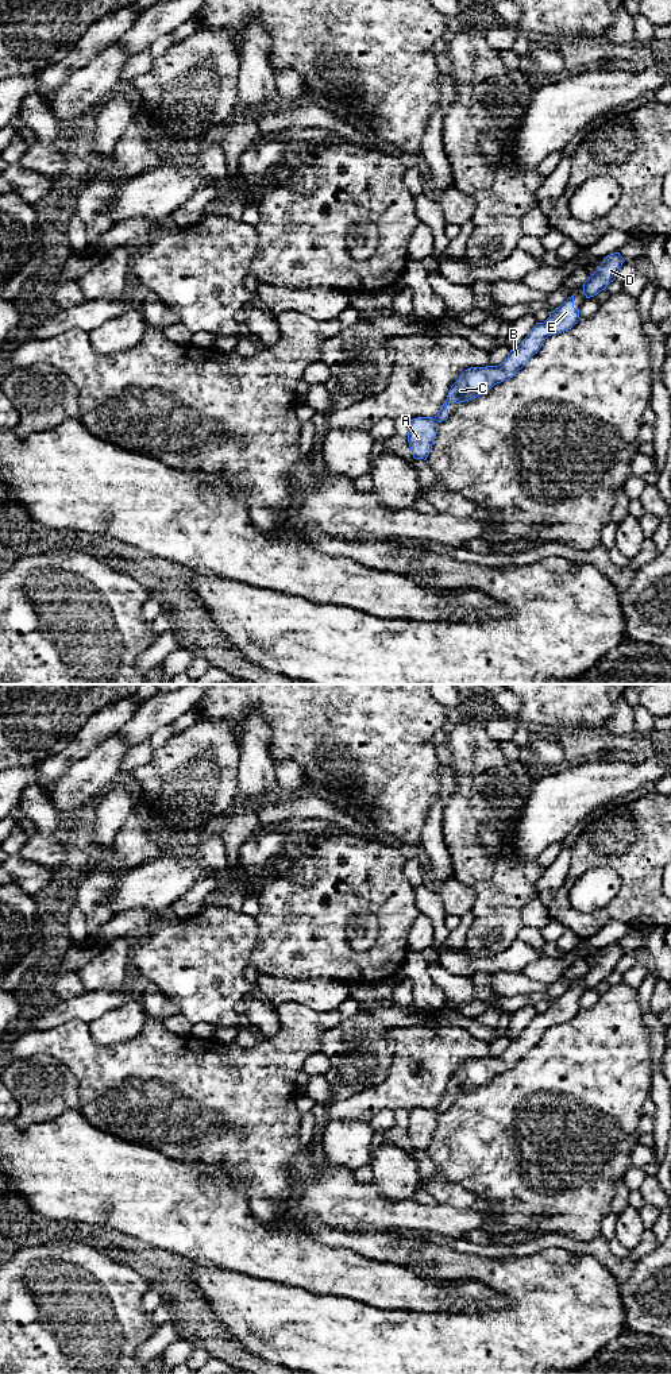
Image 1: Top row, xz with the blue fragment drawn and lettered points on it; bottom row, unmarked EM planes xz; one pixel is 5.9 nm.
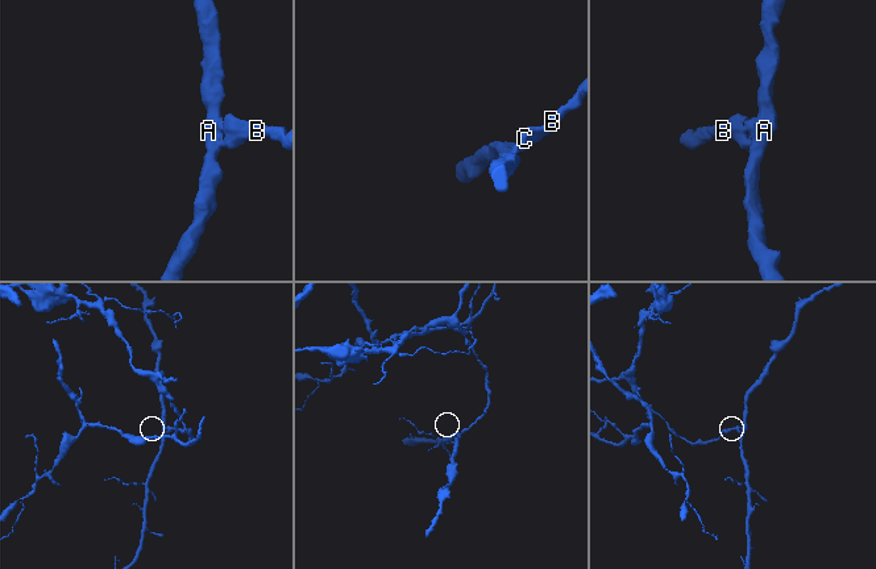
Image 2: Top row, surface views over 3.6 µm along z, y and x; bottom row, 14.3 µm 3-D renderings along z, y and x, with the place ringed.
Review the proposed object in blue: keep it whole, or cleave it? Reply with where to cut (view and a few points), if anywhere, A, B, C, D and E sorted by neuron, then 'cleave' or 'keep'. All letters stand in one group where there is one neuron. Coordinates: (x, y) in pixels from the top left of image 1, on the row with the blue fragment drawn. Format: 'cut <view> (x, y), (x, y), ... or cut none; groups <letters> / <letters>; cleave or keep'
cut xz (434, 419), (438, 421); groups A / B C D E; cleave

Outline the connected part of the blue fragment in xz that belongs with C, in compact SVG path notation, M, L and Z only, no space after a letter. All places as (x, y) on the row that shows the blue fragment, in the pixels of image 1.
M571 296L552 310L544 323L536 323L522 343L510 350L501 364L464 370L451 386L448 397L435 420L441 422L448 418L448 401L466 402L486 394L494 385L513 378L537 354L548 336L571 329L579 320L579 309L574 308L574 296Z

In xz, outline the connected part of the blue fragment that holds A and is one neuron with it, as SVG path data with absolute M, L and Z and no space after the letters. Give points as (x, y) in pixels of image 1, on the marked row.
M417 417L409 421L408 443L414 459L427 460L437 433L433 417Z

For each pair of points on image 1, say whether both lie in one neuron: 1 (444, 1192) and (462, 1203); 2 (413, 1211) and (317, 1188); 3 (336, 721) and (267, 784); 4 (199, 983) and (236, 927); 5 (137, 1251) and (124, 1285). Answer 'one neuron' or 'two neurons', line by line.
1: one neuron
2: one neuron
3: two neurons
4: one neuron
5: two neurons

